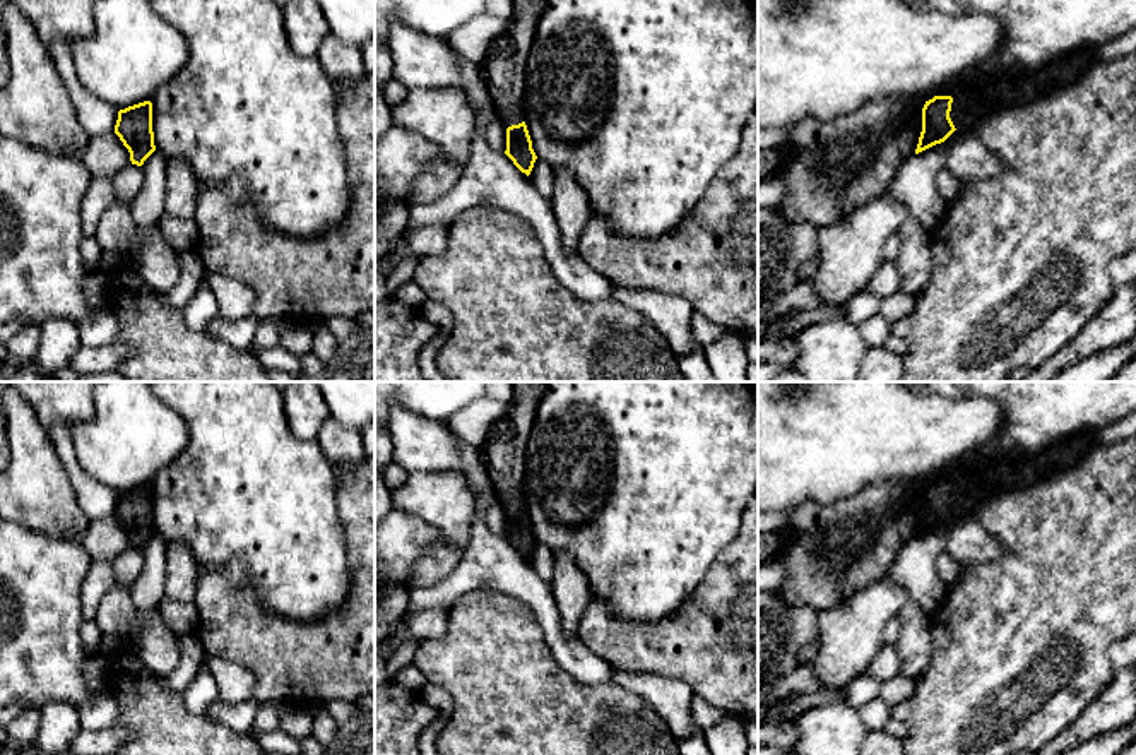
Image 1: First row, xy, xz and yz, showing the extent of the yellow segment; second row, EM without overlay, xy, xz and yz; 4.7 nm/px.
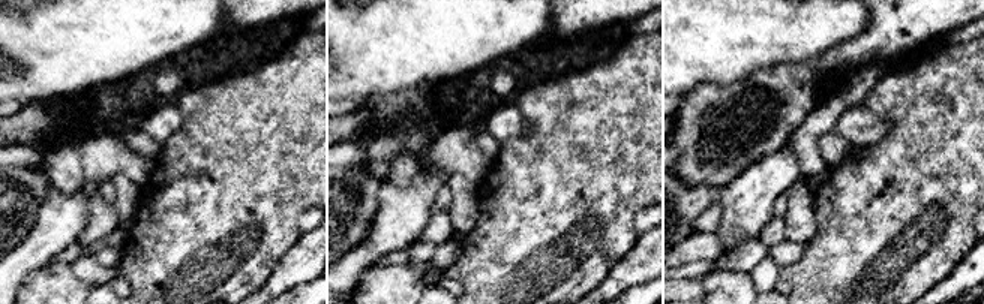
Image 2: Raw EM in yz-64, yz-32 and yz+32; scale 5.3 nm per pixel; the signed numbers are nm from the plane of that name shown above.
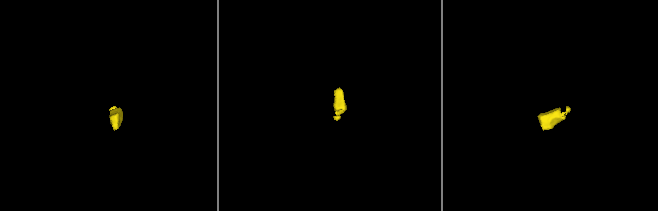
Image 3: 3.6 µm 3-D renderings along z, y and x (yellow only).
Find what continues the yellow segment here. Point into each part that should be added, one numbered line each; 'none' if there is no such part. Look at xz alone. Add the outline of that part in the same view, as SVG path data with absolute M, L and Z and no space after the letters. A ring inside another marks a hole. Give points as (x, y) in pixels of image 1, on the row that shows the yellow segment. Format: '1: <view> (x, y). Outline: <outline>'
1: xz (503, 71). Outline: M513 0L510 26L491 43L481 65L494 118L506 128L524 122L525 60L544 5L546 0Z

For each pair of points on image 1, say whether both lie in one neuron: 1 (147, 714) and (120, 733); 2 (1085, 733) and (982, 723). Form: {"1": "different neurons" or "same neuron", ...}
{"1": "different neurons", "2": "different neurons"}

